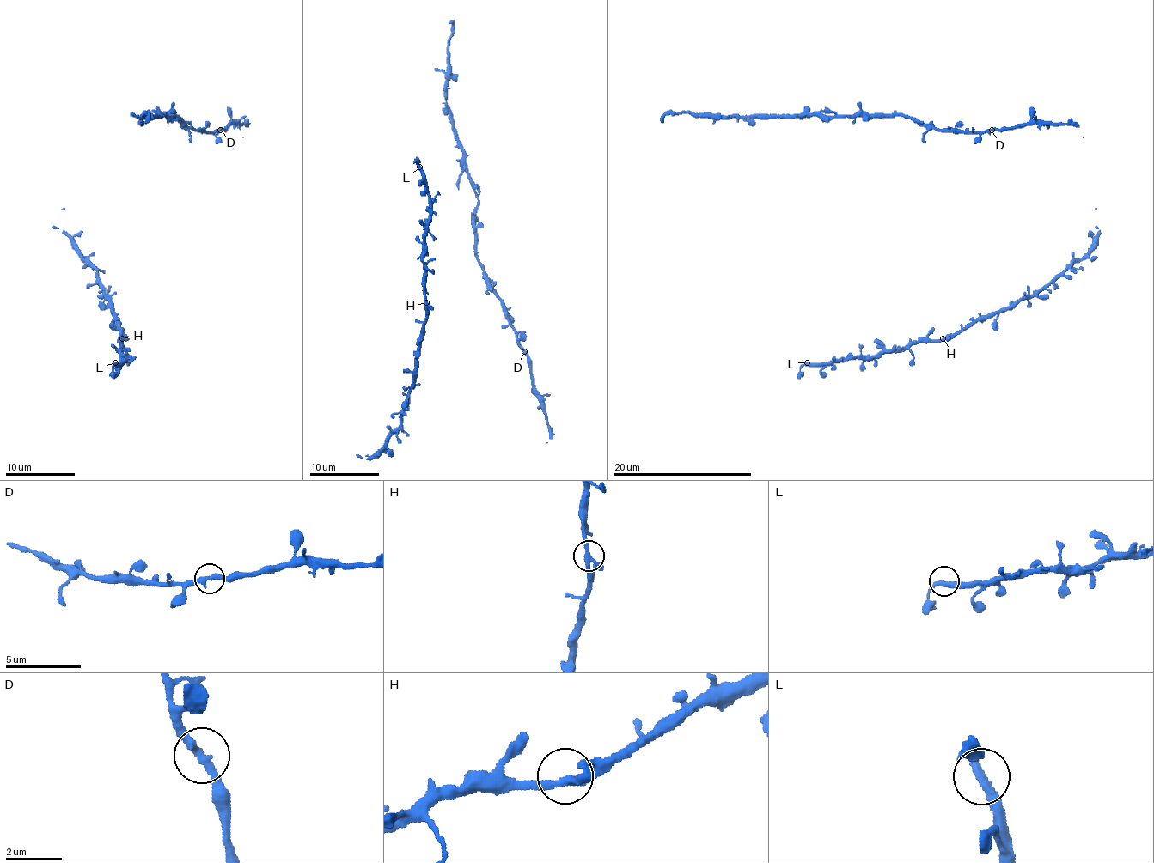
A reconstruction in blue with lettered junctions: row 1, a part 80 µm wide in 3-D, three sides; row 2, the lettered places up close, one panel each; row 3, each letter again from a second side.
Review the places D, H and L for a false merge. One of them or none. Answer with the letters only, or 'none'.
none

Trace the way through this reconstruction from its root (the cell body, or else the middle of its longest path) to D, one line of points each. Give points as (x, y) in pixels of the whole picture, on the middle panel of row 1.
D: (521, 336), (519, 344), (524, 351)

